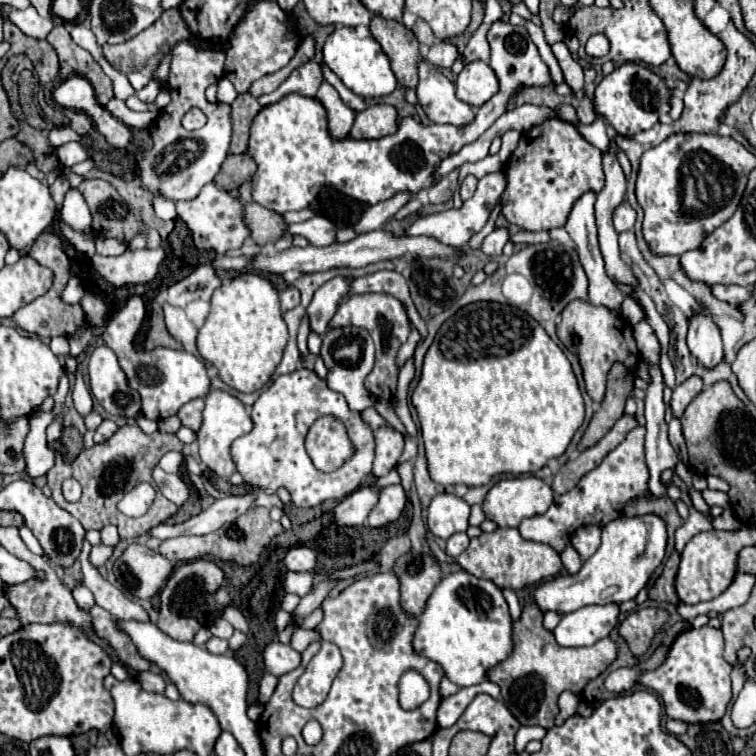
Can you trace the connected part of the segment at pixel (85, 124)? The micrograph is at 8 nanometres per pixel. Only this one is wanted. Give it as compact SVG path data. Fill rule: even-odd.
M66 110L66 118L70 118L70 128L72 128L76 134L80 134L80 136L84 136L84 134L92 128L90 118L88 118L86 114L82 114L82 112Z

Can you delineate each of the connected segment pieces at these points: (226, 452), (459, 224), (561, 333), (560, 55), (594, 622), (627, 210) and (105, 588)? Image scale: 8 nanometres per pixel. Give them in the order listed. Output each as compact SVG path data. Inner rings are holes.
M210 390L206 394L206 406L202 412L202 426L196 432L198 434L198 446L200 446L200 460L220 478L228 478L234 474L234 464L230 458L230 444L248 434L252 430L252 420L244 408L244 404L234 398L232 394L224 390Z
M494 172L494 174L486 174L484 178L478 180L478 188L474 192L474 196L470 200L466 200L462 204L460 210L444 210L444 212L438 212L438 214L430 214L430 216L420 216L408 230L404 230L406 236L430 236L430 238L436 238L438 242L446 244L446 246L452 246L452 248L462 248L468 244L470 236L476 234L488 220L492 208L498 204L498 198L502 196L504 192L504 176L500 176L500 172Z
M574 300L572 304L568 304L562 310L560 318L562 320L558 326L558 338L562 340L566 350L570 350L578 358L582 372L584 372L586 392L592 398L592 402L598 406L604 398L606 376L608 376L608 370L612 368L612 364L620 362L626 368L634 370L636 364L640 362L640 352L636 348L632 328L630 328L630 324L624 322L624 318L620 314L608 312L608 308L594 306L586 300Z
M556 42L556 44L552 46L552 52L554 52L556 60L558 60L560 66L562 66L566 84L574 90L576 96L584 96L584 70L582 70L582 66L578 64L578 60L572 58L572 54L568 52L568 48L566 48L562 42Z
M604 604L604 608L578 608L562 616L554 628L554 638L560 646L592 646L606 638L618 622L618 606Z
M620 204L620 208L616 208L616 212L614 212L614 228L616 228L616 232L632 230L634 222L636 222L636 212L630 208L630 204Z
M84 542L80 564L82 564L84 582L92 590L92 594L96 598L96 604L102 606L104 610L108 610L112 616L120 616L120 620L148 622L148 614L142 610L140 604L128 600L116 586L112 586L104 576L100 576L100 572L96 568L92 568L88 564L88 552L90 552L90 548L92 546L88 542Z

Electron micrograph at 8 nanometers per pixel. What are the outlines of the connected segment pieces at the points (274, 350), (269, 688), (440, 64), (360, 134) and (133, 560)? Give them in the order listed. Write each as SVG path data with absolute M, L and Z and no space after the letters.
M254 272L240 274L216 288L212 310L198 332L198 352L218 370L220 380L238 392L256 392L268 384L282 360L286 342L288 330L282 320L278 292Z
M266 673L262 677L262 682L260 682L260 694L258 694L258 702L260 704L266 704L272 696L276 684L278 684L278 678L272 674Z
M438 40L438 42L430 48L430 52L428 52L428 56L426 56L426 60L428 60L430 64L434 64L436 68L450 68L456 58L458 58L456 46L452 46L450 42L444 42L444 40Z
M370 104L366 110L356 112L348 138L354 138L354 140L382 138L396 132L396 124L398 124L398 116L394 106Z
M130 544L114 562L116 580L134 598L152 598L168 580L174 564L142 544Z

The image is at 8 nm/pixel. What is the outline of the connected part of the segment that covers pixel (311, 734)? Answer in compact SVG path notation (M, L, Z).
M310 720L310 722L304 726L302 736L304 736L304 740L306 740L308 744L318 744L318 742L320 742L320 736L322 736L320 724L318 724L316 720Z

